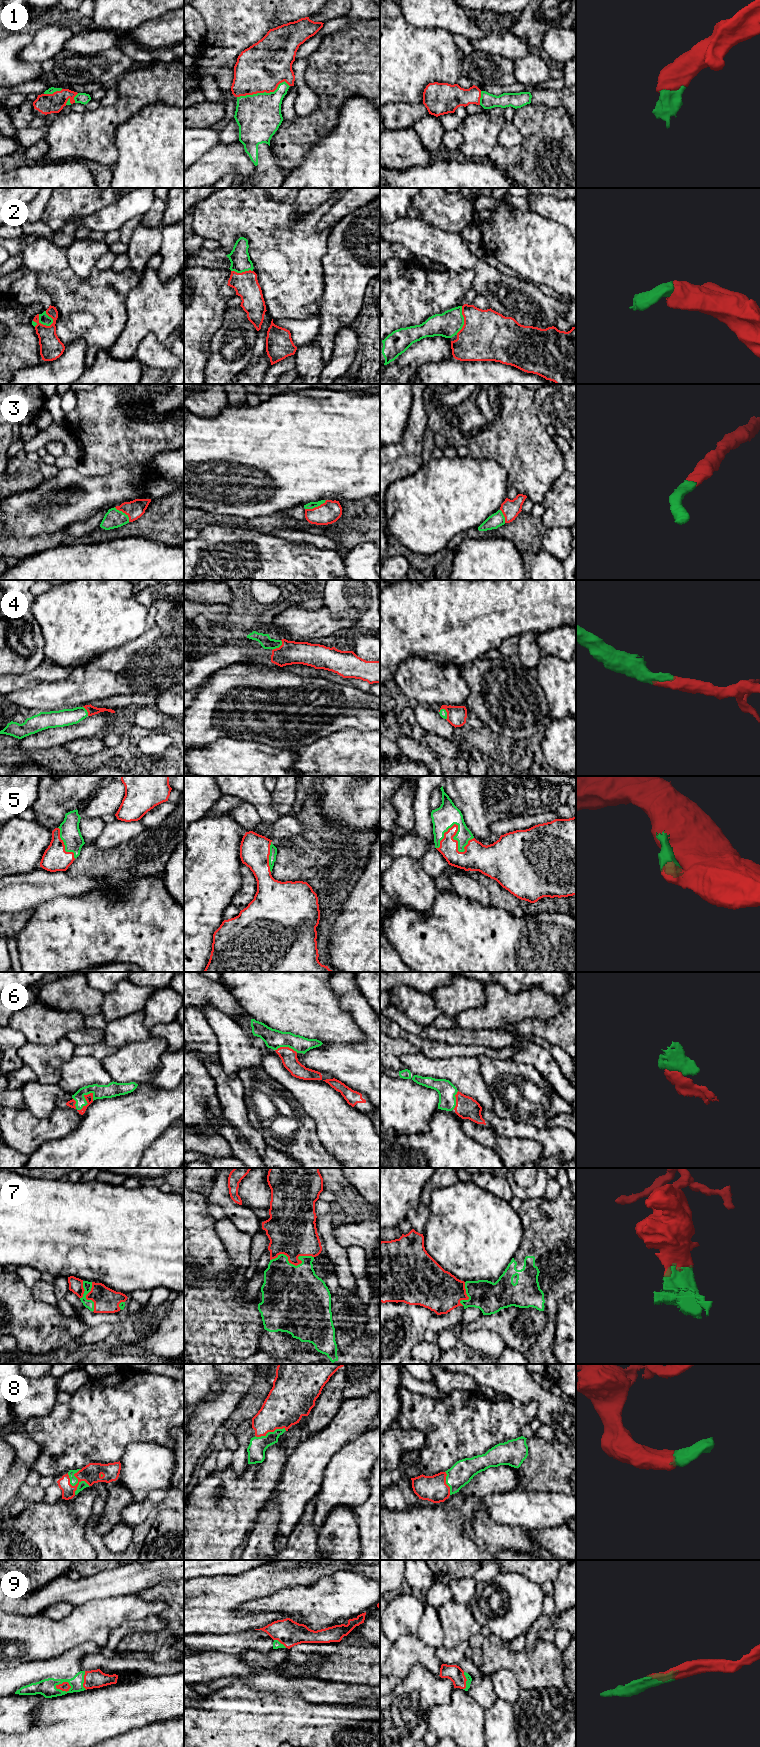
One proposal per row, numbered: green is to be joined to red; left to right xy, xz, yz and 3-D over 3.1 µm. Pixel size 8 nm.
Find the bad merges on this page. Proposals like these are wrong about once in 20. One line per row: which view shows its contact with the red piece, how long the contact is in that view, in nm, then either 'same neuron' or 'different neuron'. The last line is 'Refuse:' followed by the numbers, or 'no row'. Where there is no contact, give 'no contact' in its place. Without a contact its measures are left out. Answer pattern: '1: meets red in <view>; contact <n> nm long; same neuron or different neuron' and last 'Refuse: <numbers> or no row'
1: meets red in xz; contact 440 nm long; same neuron
2: meets red in xy; contact 170 nm long; same neuron
3: meets red in xz; contact 190 nm long; same neuron
4: meets red in yz; contact 100 nm long; same neuron
5: meets red in yz; contact 320 nm long; same neuron
6: meets red in xy; contact 200 nm long; same neuron
7: meets red in xz; contact 360 nm long; same neuron
8: meets red in xy; contact 220 nm long; same neuron
9: meets red in xy; contact 140 nm long; same neuron
Refuse: no row

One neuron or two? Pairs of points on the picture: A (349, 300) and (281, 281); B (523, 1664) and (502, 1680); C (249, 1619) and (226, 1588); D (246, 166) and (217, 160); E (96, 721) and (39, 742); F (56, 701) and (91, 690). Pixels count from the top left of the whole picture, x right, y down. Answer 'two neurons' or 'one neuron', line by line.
A: two neurons
B: two neurons
C: one neuron
D: one neuron
E: one neuron
F: one neuron

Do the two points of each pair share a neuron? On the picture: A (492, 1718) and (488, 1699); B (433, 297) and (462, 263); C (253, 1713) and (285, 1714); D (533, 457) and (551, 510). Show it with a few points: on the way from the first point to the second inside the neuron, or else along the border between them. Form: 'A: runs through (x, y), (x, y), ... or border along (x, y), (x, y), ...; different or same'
A: border along (498, 1698), (485, 1710); different
B: border along (446, 268), (456, 272), (471, 270), (473, 286); different
C: runs through (261, 1714), (277, 1714); same
D: border along (560, 474), (545, 494), (544, 500), (541, 503); different

